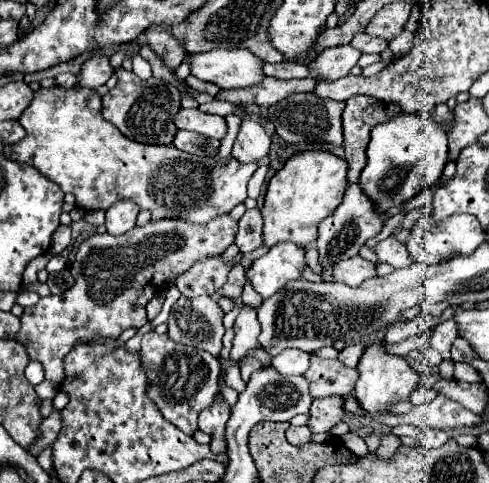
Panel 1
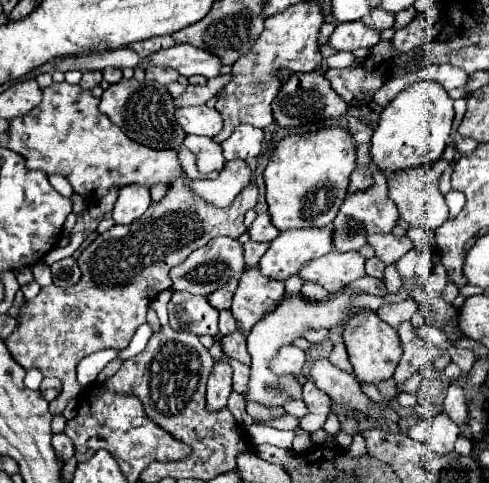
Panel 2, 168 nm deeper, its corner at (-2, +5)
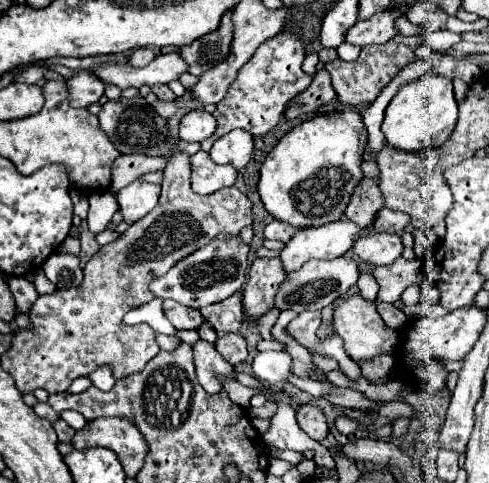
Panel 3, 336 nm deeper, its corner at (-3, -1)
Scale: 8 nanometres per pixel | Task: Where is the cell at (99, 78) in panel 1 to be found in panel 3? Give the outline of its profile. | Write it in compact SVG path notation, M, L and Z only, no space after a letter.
M87 70L75 72L71 78L65 80L65 84L69 90L71 106L75 106L75 108L87 108L87 106L99 102L99 98L103 96L103 90L105 90L105 86L99 80L95 80L95 76L89 74Z

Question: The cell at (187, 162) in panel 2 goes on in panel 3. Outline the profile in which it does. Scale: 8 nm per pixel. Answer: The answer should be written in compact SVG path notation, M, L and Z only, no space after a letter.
M127 154L127 156L119 156L113 164L113 190L121 190L123 186L127 186L129 182L133 182L135 178L147 174L147 172L155 172L155 170L163 170L167 164L165 157L141 156L141 154Z

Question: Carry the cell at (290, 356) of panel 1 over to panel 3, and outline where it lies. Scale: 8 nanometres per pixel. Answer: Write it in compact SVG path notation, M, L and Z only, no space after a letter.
M259 352L253 358L251 368L255 378L279 386L285 384L287 374L291 372L291 356L287 356L287 352Z

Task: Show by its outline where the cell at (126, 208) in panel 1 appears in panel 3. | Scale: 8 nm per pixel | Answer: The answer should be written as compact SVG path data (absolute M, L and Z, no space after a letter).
M137 178L129 186L121 188L117 198L119 198L119 204L121 204L119 212L123 214L123 220L137 222L157 206L159 186L149 184L143 178Z

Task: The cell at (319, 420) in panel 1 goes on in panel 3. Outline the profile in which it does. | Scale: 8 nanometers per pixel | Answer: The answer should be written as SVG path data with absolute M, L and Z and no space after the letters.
M303 404L297 410L297 424L313 440L323 440L329 434L329 426L327 426L323 410L311 404Z

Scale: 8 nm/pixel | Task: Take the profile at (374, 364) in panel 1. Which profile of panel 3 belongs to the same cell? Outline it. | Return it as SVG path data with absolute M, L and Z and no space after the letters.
M361 294L347 296L347 298L341 296L333 302L333 328L343 338L345 352L353 360L369 360L379 354L395 354L399 344L399 336L395 334L395 330L391 330L379 316L377 304L367 302Z

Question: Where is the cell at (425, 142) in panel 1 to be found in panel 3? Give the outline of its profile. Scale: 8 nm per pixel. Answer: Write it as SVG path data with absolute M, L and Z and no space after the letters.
M429 70L421 78L407 82L397 90L393 100L385 110L383 120L383 134L387 144L393 148L401 148L407 152L419 152L423 148L441 146L457 124L457 100L453 96L451 80L439 76L437 72Z

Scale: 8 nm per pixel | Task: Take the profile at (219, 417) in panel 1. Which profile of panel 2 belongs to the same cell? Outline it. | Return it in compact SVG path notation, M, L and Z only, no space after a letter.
M222 360L216 362L208 380L208 392L206 392L206 408L210 412L218 412L226 408L228 394L232 390L232 368Z

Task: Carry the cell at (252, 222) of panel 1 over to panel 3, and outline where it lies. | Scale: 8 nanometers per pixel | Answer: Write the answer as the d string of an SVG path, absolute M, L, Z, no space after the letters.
M273 220L271 224L265 226L265 238L271 240L281 240L283 244L287 244L291 240L291 236L295 234L295 228L283 220Z

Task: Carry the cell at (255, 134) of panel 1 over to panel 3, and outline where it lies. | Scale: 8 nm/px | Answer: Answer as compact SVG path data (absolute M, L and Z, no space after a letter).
M231 130L229 134L221 136L209 156L215 164L229 164L237 170L245 168L253 154L253 136L245 130Z

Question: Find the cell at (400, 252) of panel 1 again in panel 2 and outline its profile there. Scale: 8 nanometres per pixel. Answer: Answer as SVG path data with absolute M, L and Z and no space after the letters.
M372 234L372 236L368 236L368 244L376 250L376 256L384 264L394 264L408 250L412 250L412 242L408 236L398 238L394 234Z

